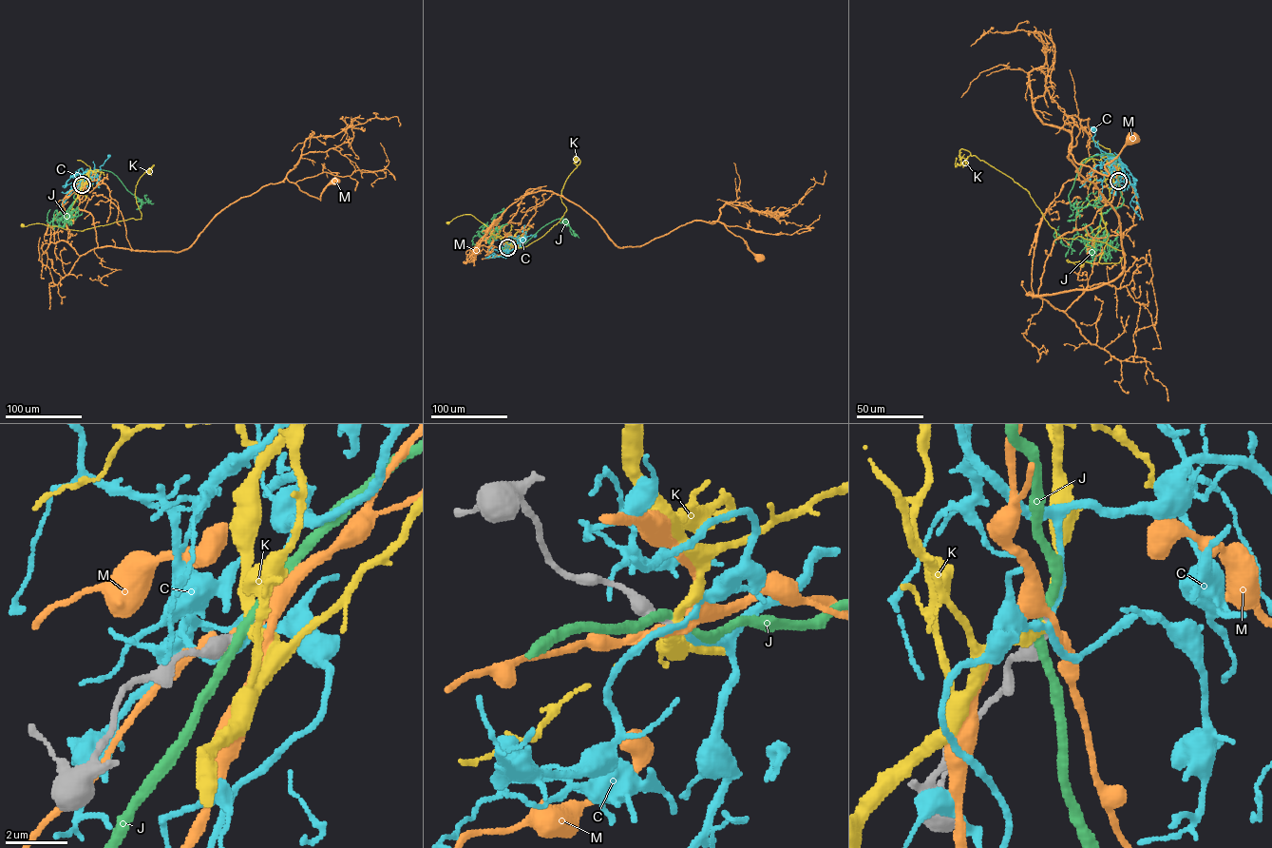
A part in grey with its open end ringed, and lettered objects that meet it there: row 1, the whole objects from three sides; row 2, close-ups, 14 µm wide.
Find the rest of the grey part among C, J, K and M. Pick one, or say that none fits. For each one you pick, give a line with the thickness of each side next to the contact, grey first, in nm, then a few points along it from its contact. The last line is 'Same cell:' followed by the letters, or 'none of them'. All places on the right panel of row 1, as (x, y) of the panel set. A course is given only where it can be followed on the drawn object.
M: Thickness 260 nm (grey) against 280 nm. Its course: (1118, 182), (1027, 294), (1122, 271), (1118, 216), (1068, 156), (1108, 175), (1131, 140)
Same cell: M

